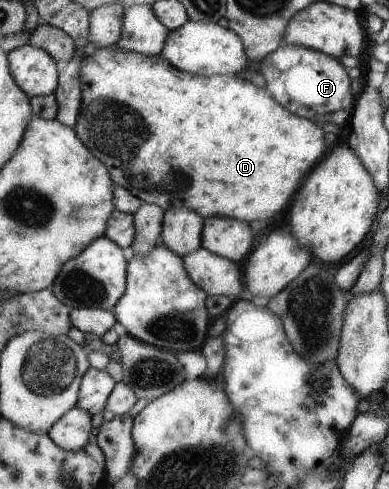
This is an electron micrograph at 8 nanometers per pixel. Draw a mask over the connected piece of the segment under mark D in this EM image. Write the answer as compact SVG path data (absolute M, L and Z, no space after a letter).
M88 44L86 54L80 61L78 81L80 81L80 111L78 111L73 130L77 132L81 142L89 151L105 164L114 184L128 191L130 195L138 197L140 201L157 205L163 209L186 207L190 211L198 212L198 215L203 218L226 215L227 218L234 217L244 223L264 221L264 219L272 217L274 213L278 213L284 205L288 205L292 193L300 187L304 175L310 173L310 169L324 157L322 131L316 129L310 121L306 121L306 118L296 116L293 112L283 108L269 92L264 88L254 86L250 80L241 80L233 75L212 75L210 77L188 75L178 71L170 63L166 63L166 59L162 59L160 54L140 55L140 53L118 51L118 47L114 47L114 45L95 47Z

